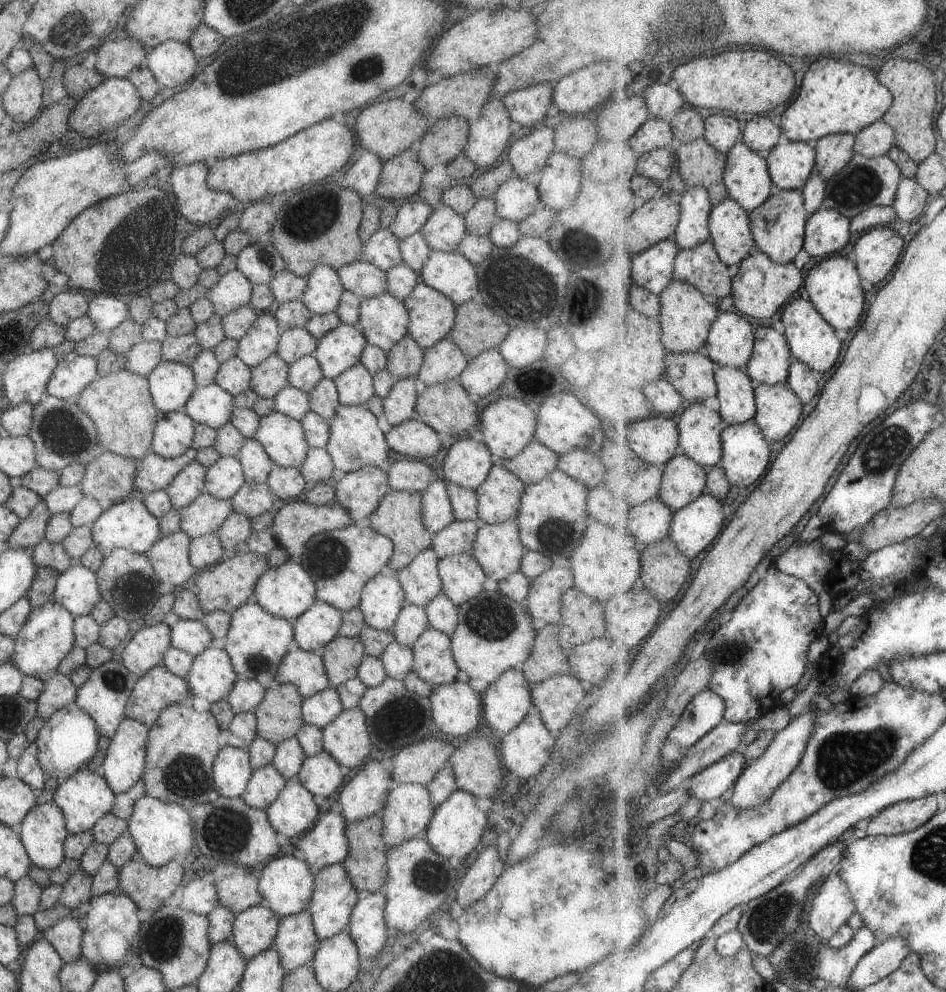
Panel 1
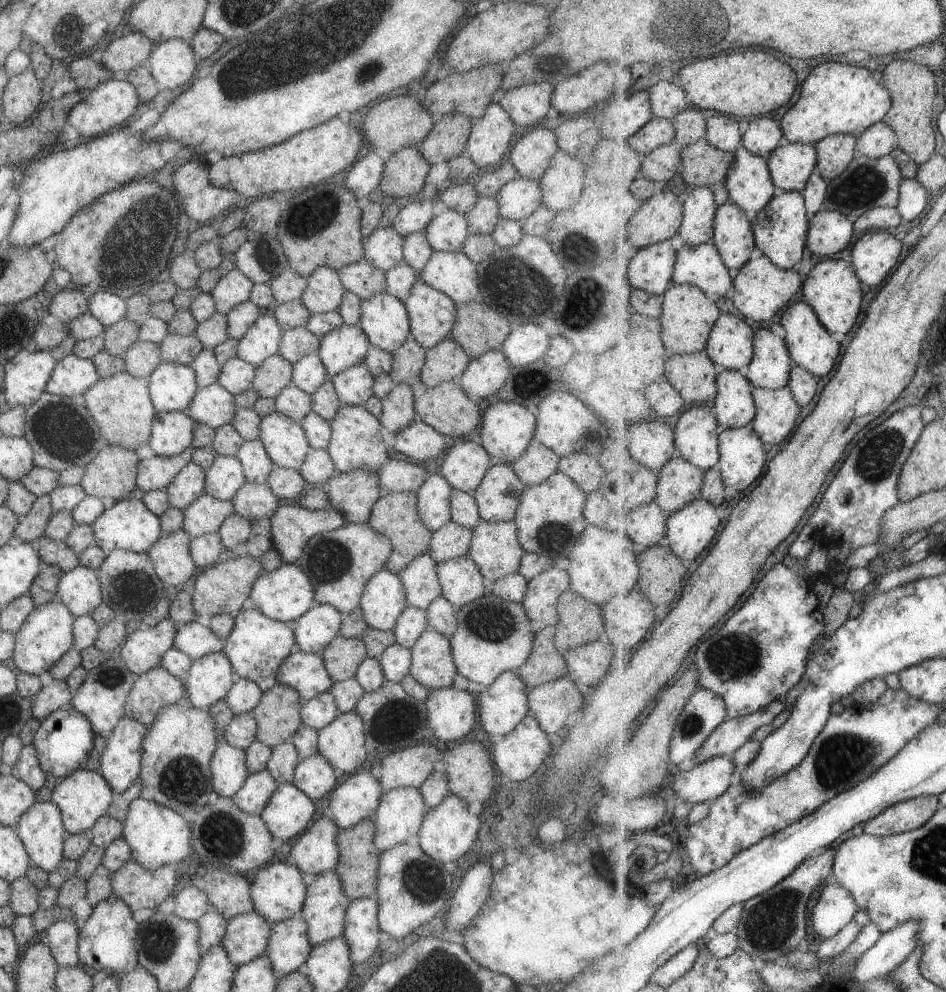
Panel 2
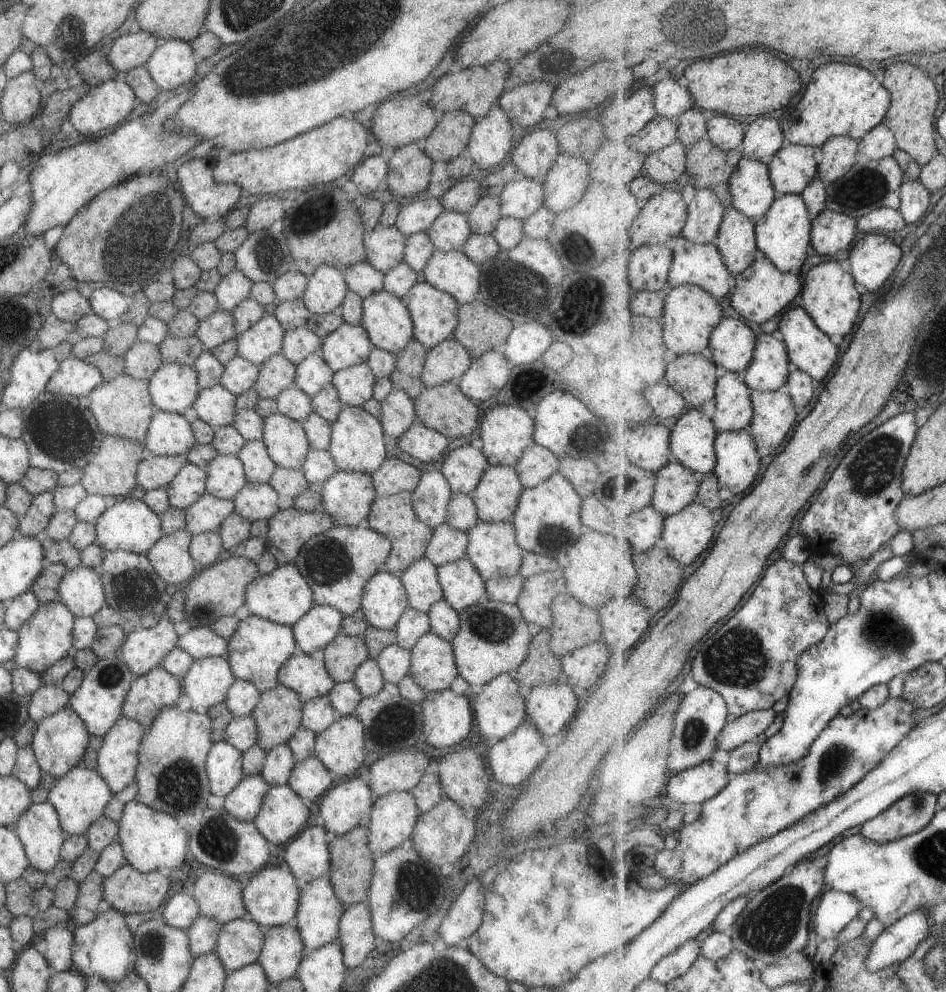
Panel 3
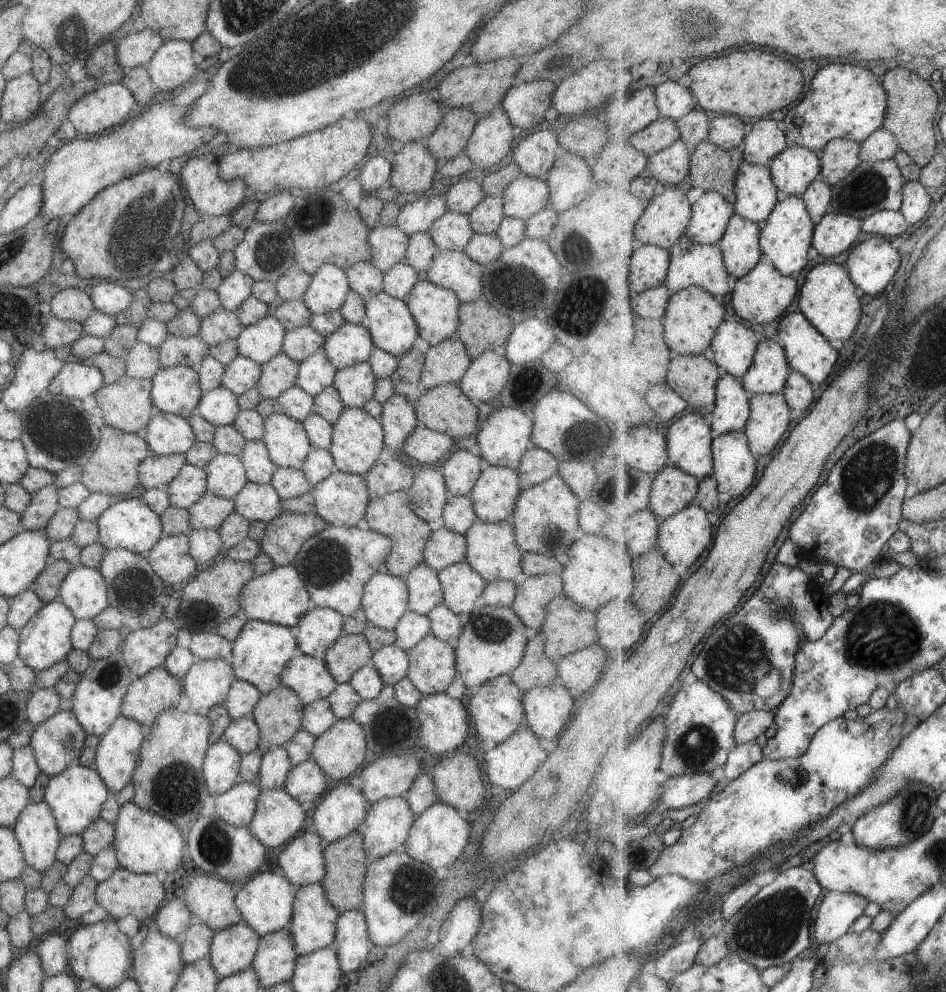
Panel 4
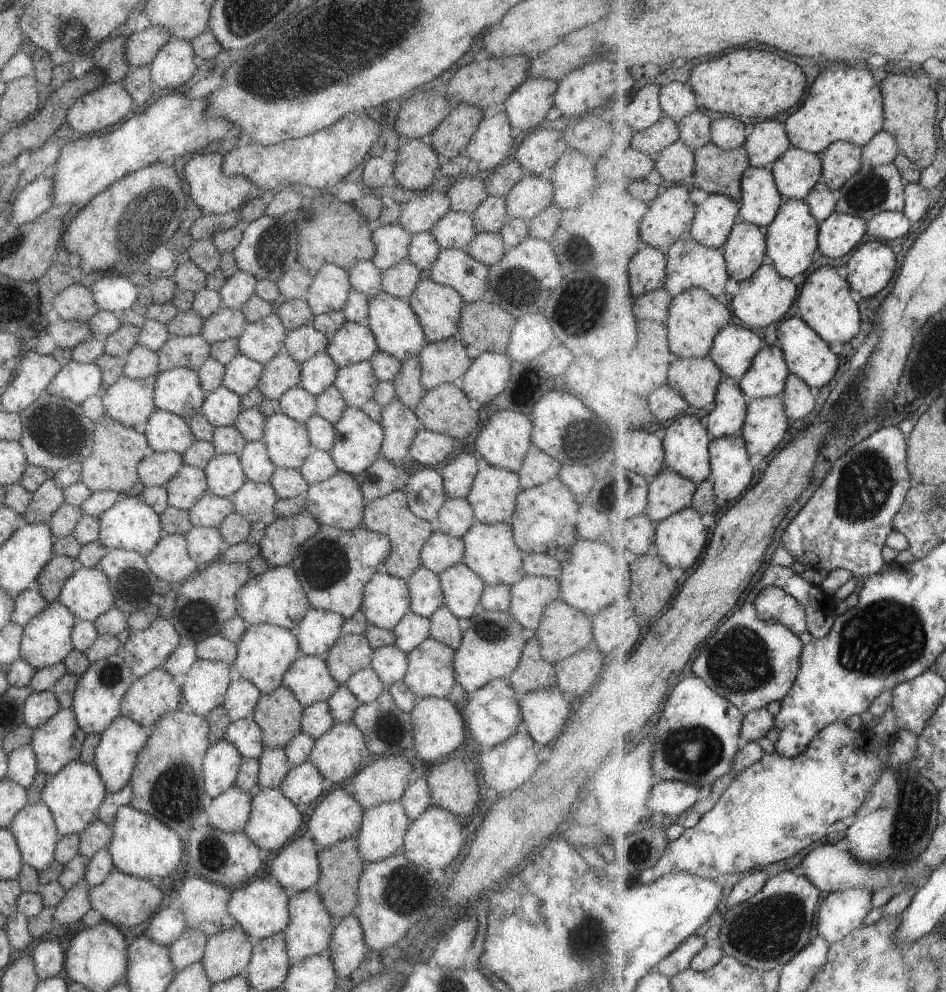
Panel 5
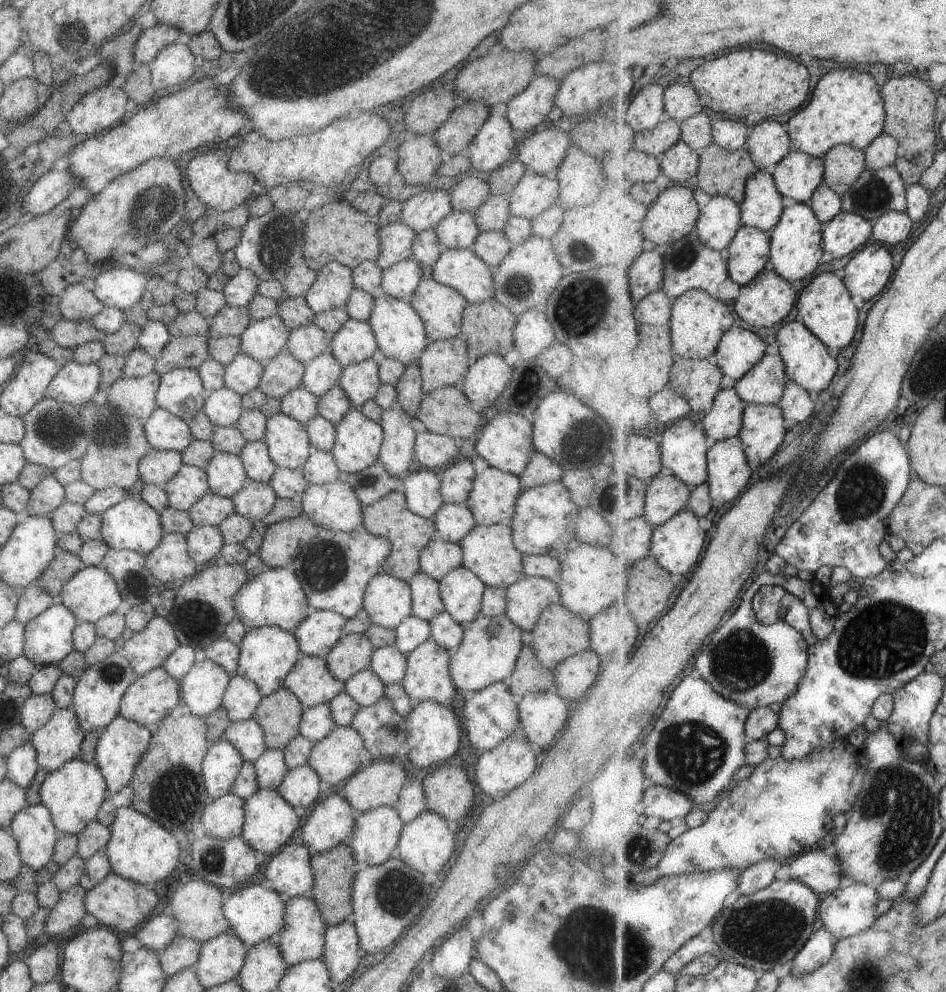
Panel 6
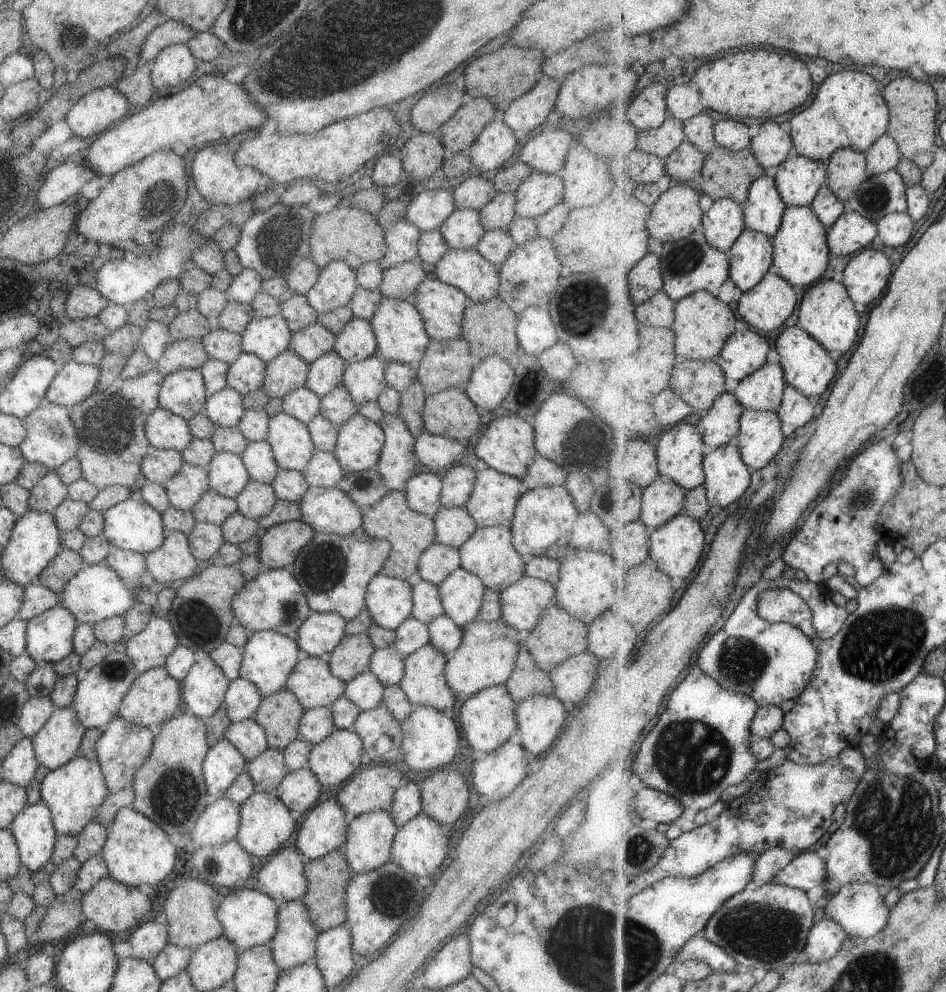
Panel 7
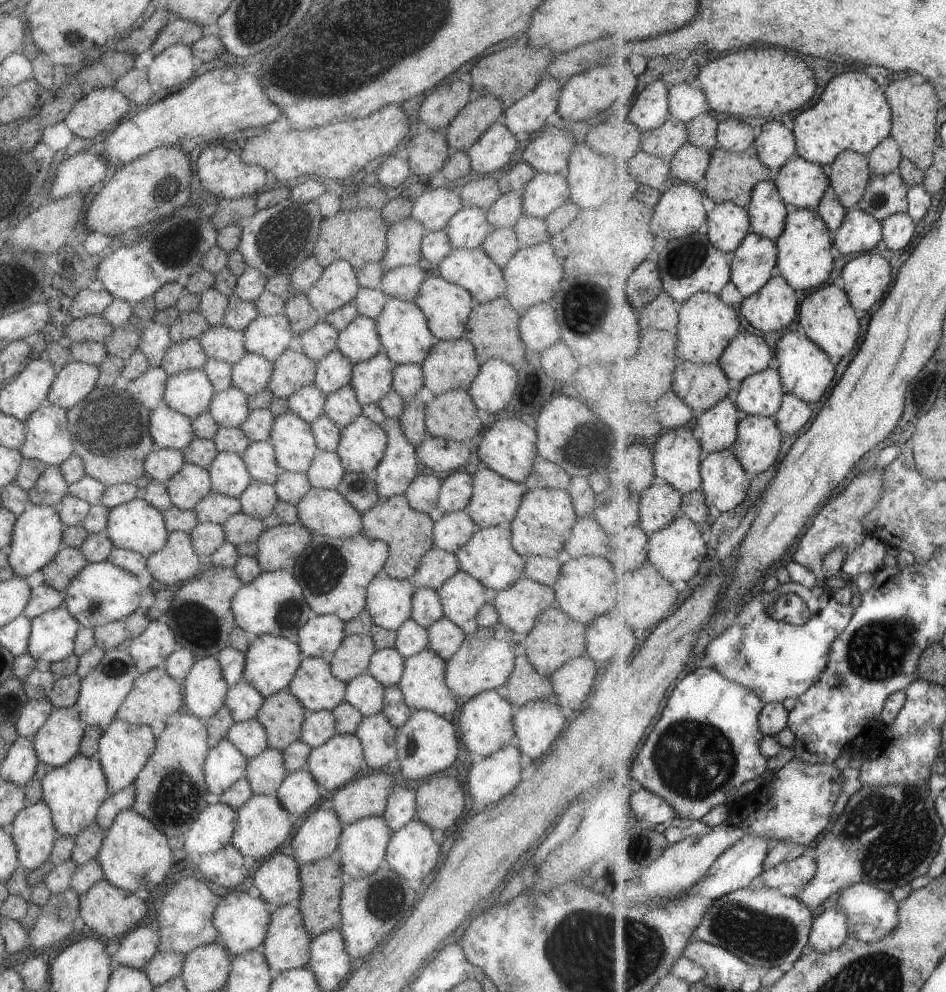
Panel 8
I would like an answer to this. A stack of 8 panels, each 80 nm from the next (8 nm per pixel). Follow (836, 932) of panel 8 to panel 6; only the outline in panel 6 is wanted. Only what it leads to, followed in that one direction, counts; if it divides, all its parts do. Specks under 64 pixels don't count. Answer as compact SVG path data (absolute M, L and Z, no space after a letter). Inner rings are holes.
M819 928L790 964L793 975L803 976L825 966L835 954L839 939L824 928Z

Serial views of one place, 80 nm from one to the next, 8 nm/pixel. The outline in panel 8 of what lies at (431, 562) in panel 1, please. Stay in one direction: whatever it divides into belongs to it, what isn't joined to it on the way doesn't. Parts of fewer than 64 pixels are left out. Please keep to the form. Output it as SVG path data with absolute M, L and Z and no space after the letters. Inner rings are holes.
M417 587L412 594L410 619L427 628L442 617L442 606L436 591L427 587Z

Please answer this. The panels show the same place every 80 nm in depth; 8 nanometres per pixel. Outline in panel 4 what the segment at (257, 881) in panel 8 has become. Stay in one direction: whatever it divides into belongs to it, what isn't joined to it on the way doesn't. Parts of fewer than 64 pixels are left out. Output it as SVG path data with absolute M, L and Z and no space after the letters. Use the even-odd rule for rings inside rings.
M304 830L283 846L277 856L277 866L293 888L317 882L324 875L324 846L316 832Z

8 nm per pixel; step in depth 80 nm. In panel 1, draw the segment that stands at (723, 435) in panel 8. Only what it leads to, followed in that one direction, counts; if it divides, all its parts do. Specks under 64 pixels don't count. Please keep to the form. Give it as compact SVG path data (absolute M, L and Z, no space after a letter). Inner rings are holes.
M721 367L716 370L718 386L719 414L731 425L740 425L756 418L755 381L747 370Z

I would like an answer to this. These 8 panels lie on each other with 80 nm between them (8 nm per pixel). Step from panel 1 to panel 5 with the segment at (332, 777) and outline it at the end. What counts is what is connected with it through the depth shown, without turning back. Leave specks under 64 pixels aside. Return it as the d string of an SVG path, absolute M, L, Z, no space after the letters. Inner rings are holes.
M307 760L290 768L283 780L278 784L281 794L295 806L311 804L315 798L321 796L322 776Z

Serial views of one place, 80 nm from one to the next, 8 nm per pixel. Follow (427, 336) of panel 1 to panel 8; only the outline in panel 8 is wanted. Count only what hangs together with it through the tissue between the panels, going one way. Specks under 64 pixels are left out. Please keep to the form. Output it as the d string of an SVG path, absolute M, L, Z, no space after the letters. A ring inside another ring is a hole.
M426 277L419 285L412 303L420 308L426 318L426 325L430 333L439 341L455 340L462 337L465 321L475 302L472 296L460 286L445 282L441 277Z

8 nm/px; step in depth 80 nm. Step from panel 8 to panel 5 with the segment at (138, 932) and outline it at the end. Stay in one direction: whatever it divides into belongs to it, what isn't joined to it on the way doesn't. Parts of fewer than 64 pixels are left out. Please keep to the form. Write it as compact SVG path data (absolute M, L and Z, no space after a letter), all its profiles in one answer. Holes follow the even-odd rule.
M165 907L153 914L139 931L145 938L157 944L169 945L185 929L183 913L178 908Z

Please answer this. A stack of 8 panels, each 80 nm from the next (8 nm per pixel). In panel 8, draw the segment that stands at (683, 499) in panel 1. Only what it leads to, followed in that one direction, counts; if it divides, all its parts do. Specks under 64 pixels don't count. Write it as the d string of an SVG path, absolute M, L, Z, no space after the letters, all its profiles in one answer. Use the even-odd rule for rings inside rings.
M657 480L651 488L641 493L639 525L651 534L683 517L683 495L671 483Z

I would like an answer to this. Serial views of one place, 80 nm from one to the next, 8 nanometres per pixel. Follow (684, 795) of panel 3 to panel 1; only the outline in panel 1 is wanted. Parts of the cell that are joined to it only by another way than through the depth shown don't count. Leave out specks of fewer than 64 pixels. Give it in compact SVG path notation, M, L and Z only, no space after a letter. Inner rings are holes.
M743 751L730 752L696 774L685 787L690 790L692 796L701 801L728 796L748 764L748 758Z

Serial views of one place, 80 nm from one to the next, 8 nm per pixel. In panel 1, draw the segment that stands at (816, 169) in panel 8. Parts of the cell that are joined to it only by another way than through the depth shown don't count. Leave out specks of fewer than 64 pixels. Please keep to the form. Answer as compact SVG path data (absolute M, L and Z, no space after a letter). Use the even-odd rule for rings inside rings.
M784 139L766 153L777 190L803 190L816 171L816 147L805 141Z

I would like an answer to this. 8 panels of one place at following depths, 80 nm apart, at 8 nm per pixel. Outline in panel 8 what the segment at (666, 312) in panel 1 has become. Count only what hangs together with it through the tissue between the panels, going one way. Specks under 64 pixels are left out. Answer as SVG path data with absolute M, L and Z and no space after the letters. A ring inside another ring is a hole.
M698 292L682 303L680 321L675 330L678 334L676 353L680 360L694 363L717 363L729 343L740 334L743 325L739 322L739 310L725 304L719 295Z

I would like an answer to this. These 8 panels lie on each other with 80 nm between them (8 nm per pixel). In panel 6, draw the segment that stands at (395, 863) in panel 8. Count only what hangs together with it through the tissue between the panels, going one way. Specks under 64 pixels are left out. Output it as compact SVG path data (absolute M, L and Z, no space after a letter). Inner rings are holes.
M426 808L420 815L405 823L393 852L396 859L421 874L437 872L457 851L455 833L449 830L447 822L446 818Z

